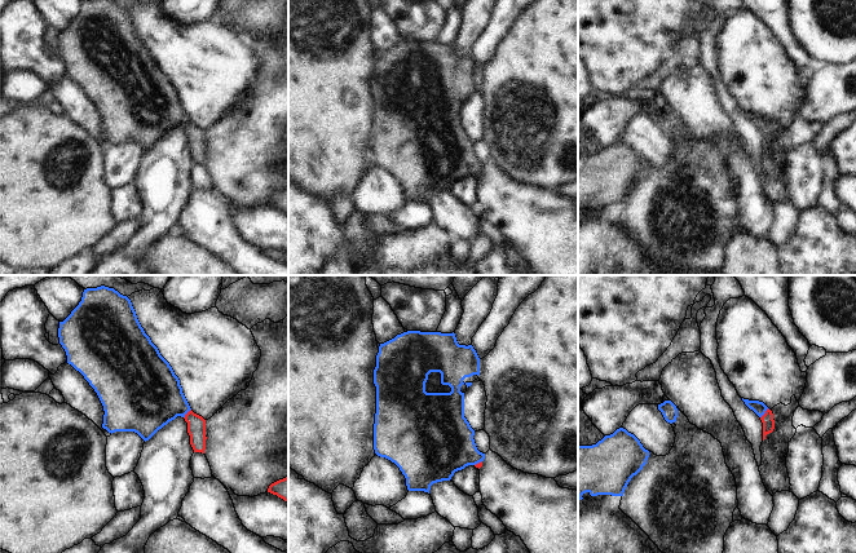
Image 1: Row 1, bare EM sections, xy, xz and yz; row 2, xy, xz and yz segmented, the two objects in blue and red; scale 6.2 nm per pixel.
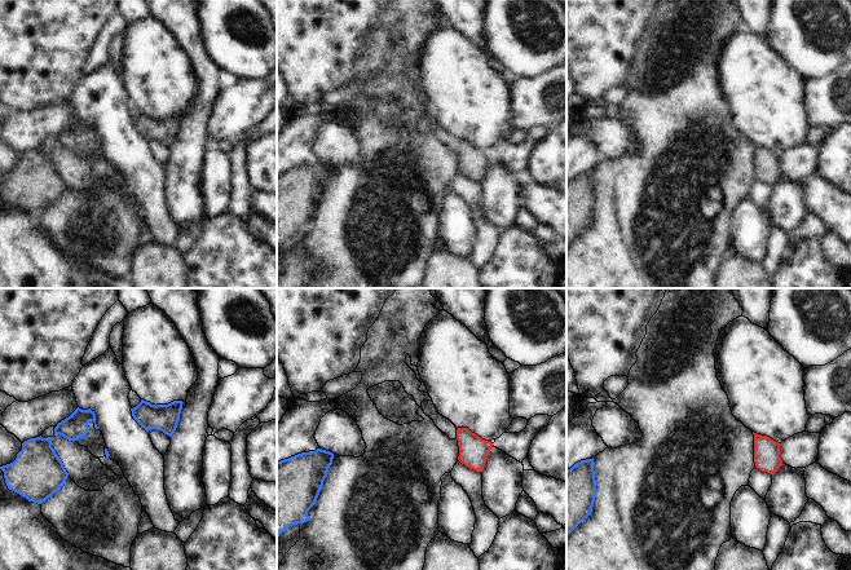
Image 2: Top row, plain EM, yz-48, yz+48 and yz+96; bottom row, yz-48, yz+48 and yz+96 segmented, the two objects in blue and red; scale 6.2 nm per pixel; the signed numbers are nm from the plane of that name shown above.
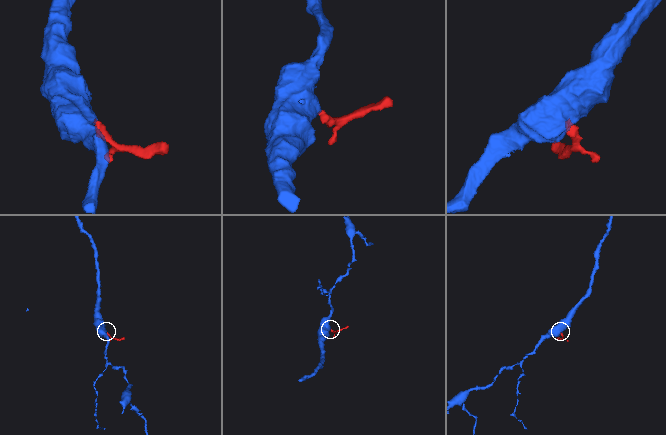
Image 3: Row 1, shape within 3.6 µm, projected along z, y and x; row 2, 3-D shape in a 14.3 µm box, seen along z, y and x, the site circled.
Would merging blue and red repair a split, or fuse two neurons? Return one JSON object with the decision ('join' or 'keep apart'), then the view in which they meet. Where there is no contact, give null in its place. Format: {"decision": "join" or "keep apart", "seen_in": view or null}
{"decision": "join", "seen_in": "yz"}

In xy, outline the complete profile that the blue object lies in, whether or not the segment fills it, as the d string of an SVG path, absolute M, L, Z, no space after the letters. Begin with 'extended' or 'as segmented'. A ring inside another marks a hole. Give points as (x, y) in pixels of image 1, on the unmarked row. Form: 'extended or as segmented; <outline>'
extended; M84 0L79 16L63 32L59 32L58 48L66 62L67 74L84 87L103 116L103 140L111 145L115 142L134 142L146 152L169 132L181 127L187 133L187 143L194 163L204 164L206 130L191 121L178 88L145 44L127 6L115 0Z

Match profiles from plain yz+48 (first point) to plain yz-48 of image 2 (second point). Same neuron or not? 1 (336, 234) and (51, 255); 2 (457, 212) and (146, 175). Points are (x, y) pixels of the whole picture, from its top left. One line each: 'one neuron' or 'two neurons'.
1: two neurons
2: one neuron

